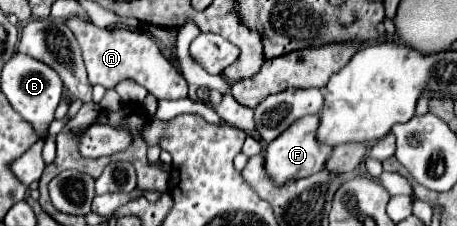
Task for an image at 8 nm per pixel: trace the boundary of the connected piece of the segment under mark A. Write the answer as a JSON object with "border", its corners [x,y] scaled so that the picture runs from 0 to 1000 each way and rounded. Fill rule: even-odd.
{"border":[[[173,71],[147,80],[142,106],[164,150],[168,186],[177,204],[199,372],[252,389],[269,354],[295,354],[300,372],[317,381],[348,442],[387,442],[387,434],[414,425],[409,354],[387,310],[387,292],[370,257],[361,257],[361,239],[344,204],[344,177],[330,168],[322,142],[260,124],[260,115],[217,124]]]}

